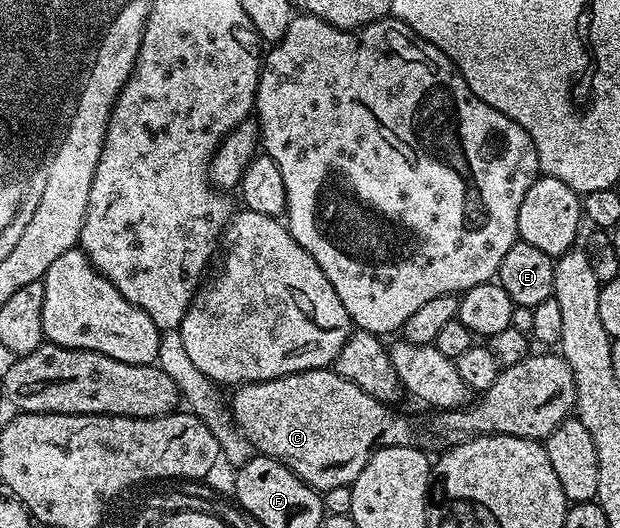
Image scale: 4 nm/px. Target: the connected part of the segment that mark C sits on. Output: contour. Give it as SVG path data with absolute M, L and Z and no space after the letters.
M554 351L544 352L547 352L544 356L528 354L521 362L503 368L497 374L497 382L493 382L487 392L458 410L443 410L432 415L435 417L428 422L427 428L407 416L394 416L384 401L365 394L361 386L353 386L353 382L331 368L314 368L265 382L238 385L234 389L235 397L229 400L229 408L235 426L256 453L279 460L311 488L327 494L330 488L346 489L354 484L357 474L365 470L369 458L373 458L377 450L394 444L424 450L446 450L474 436L516 436L526 440L546 441L547 436L553 434L553 430L557 430L557 426L561 426L561 422L574 413L575 383L569 362L565 362L562 355Z

